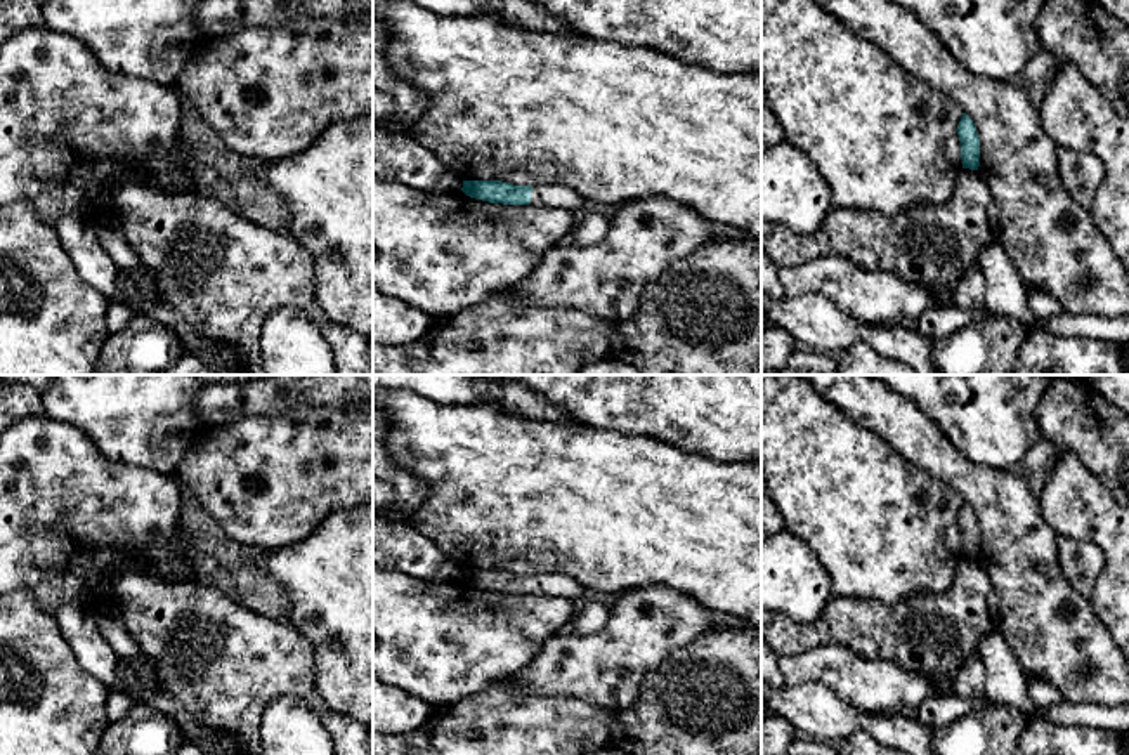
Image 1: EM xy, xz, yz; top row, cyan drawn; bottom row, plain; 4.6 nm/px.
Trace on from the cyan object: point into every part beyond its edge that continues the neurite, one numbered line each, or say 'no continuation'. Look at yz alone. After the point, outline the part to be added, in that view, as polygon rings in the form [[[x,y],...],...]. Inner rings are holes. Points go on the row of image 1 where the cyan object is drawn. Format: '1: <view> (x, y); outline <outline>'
no continuation

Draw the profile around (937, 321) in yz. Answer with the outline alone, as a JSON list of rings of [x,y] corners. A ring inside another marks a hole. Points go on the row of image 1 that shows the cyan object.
[[[954,304],[931,305],[916,318],[916,325],[921,335],[935,340],[987,318],[997,318],[997,314],[990,314],[985,307],[963,311]]]

